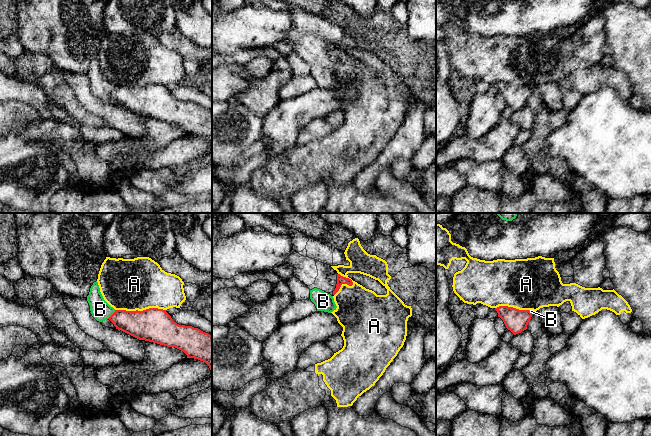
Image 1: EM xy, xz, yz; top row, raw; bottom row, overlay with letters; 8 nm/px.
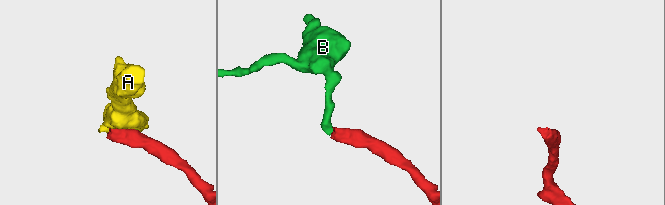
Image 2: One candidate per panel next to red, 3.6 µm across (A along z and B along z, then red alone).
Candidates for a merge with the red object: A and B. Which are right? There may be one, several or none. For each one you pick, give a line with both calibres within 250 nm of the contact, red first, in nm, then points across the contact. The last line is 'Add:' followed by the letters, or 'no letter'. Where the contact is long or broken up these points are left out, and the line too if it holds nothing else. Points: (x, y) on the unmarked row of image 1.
B: 220 nm thick on the red side, 160 nm on the other; runs through xy (140, 100), (125, 97), (112, 90), (100, 85)
Add: B

